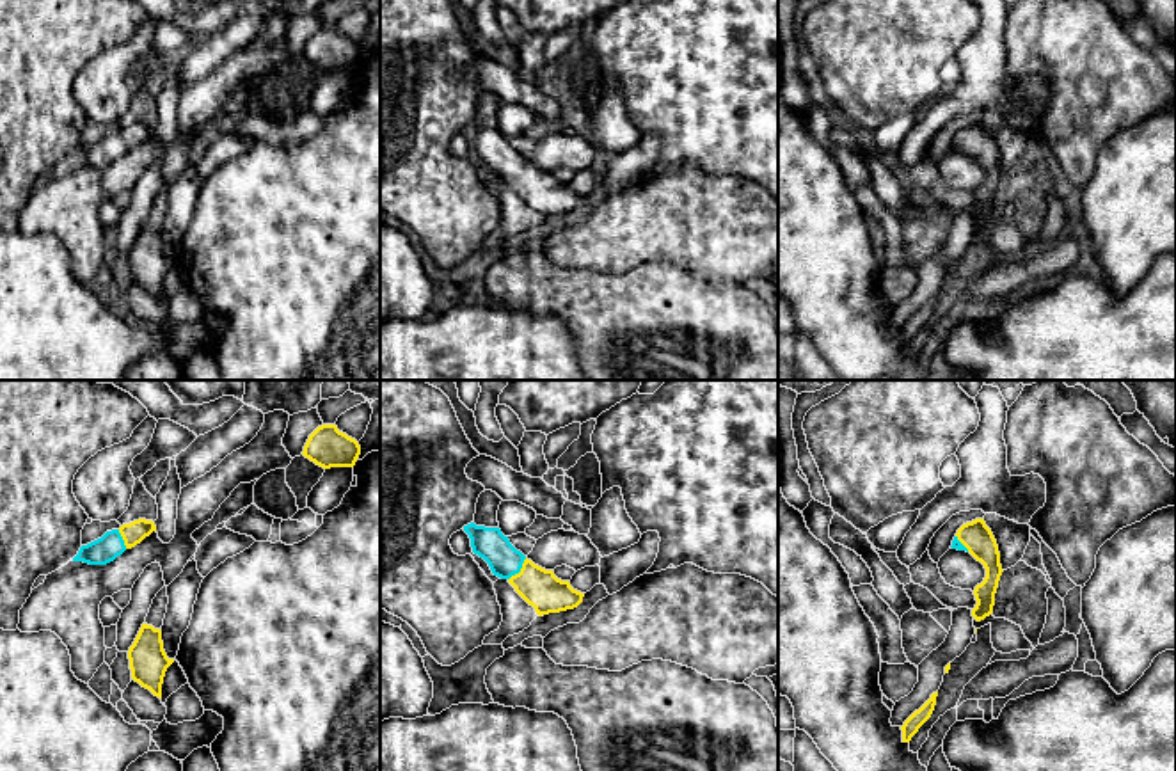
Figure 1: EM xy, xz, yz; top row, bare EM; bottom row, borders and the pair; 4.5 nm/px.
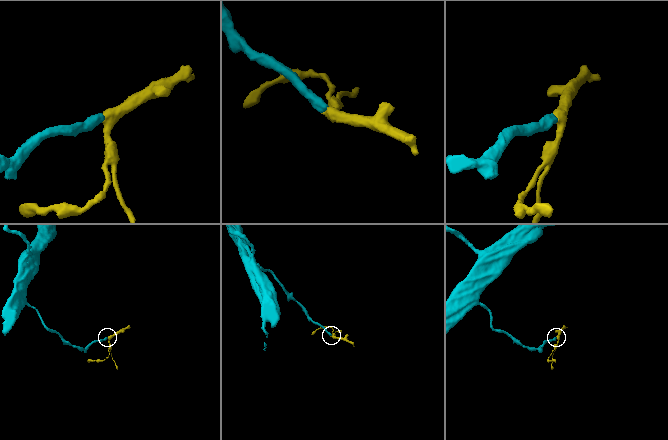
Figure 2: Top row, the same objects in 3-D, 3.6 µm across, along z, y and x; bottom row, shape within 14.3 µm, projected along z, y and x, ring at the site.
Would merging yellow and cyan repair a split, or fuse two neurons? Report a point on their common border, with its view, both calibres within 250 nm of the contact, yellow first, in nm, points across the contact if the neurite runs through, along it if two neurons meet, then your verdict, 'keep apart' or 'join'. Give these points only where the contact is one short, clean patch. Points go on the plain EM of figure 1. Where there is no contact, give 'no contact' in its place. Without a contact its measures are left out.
meets yellow in xz at (521, 173); 180 nm thick on the yellow side, 150 nm on the other; runs through xz (540, 190), (521, 173), (491, 146); join

